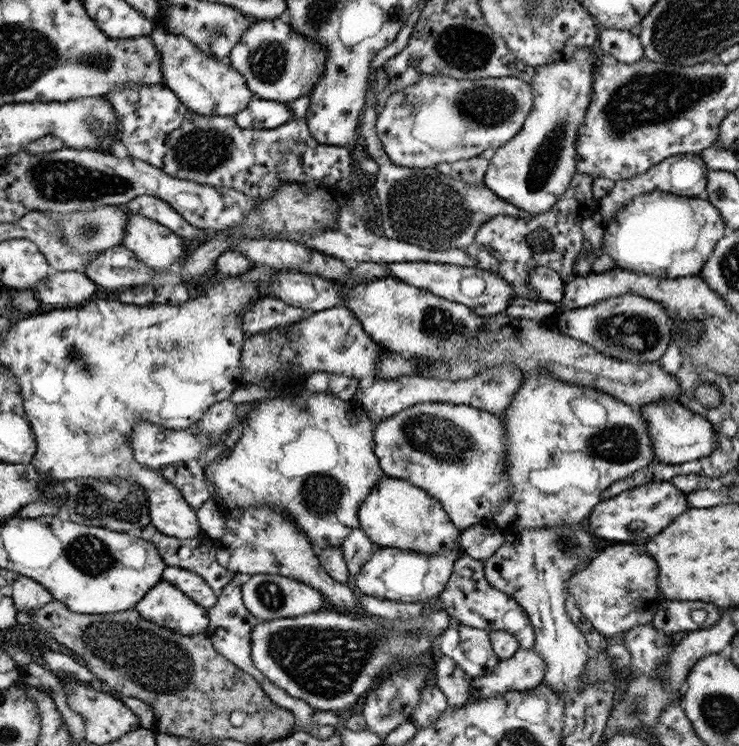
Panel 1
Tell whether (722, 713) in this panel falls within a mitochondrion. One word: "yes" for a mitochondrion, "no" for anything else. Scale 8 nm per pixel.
yes

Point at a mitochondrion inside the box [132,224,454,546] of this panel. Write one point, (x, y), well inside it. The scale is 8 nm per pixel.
(321, 494)

